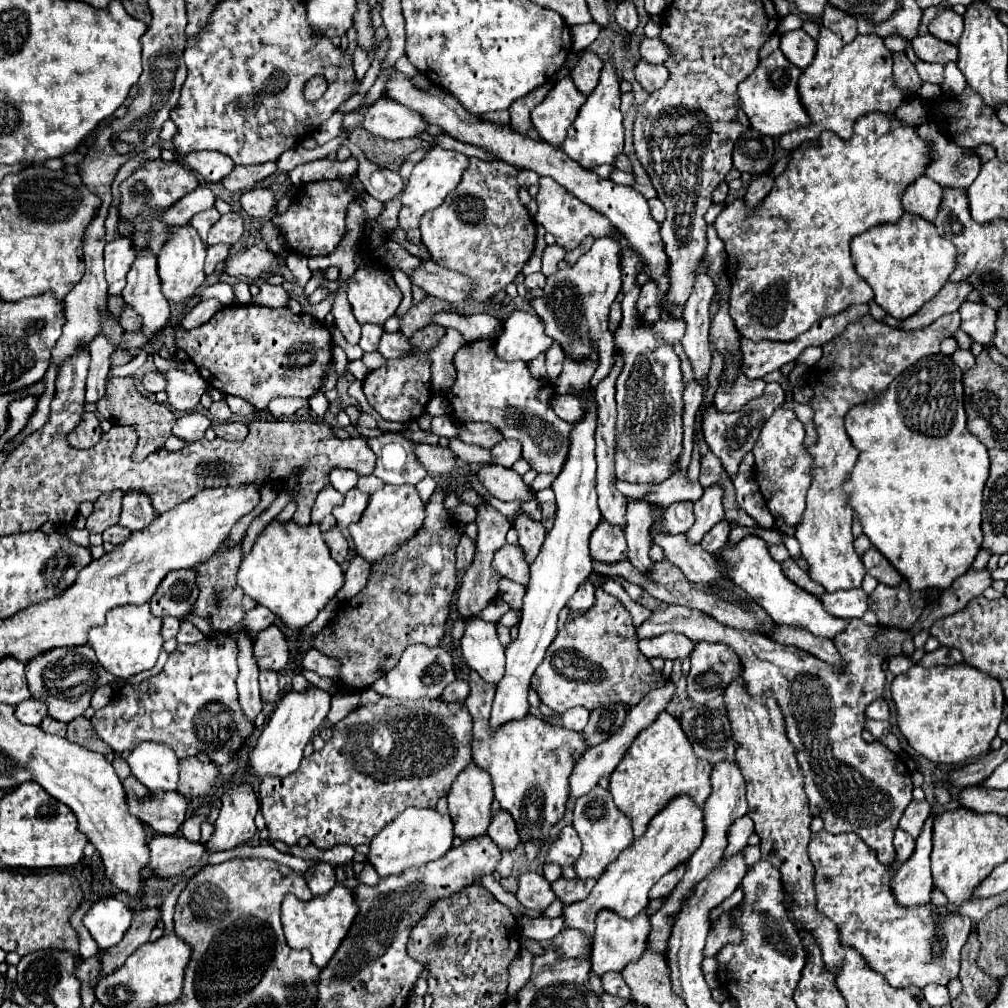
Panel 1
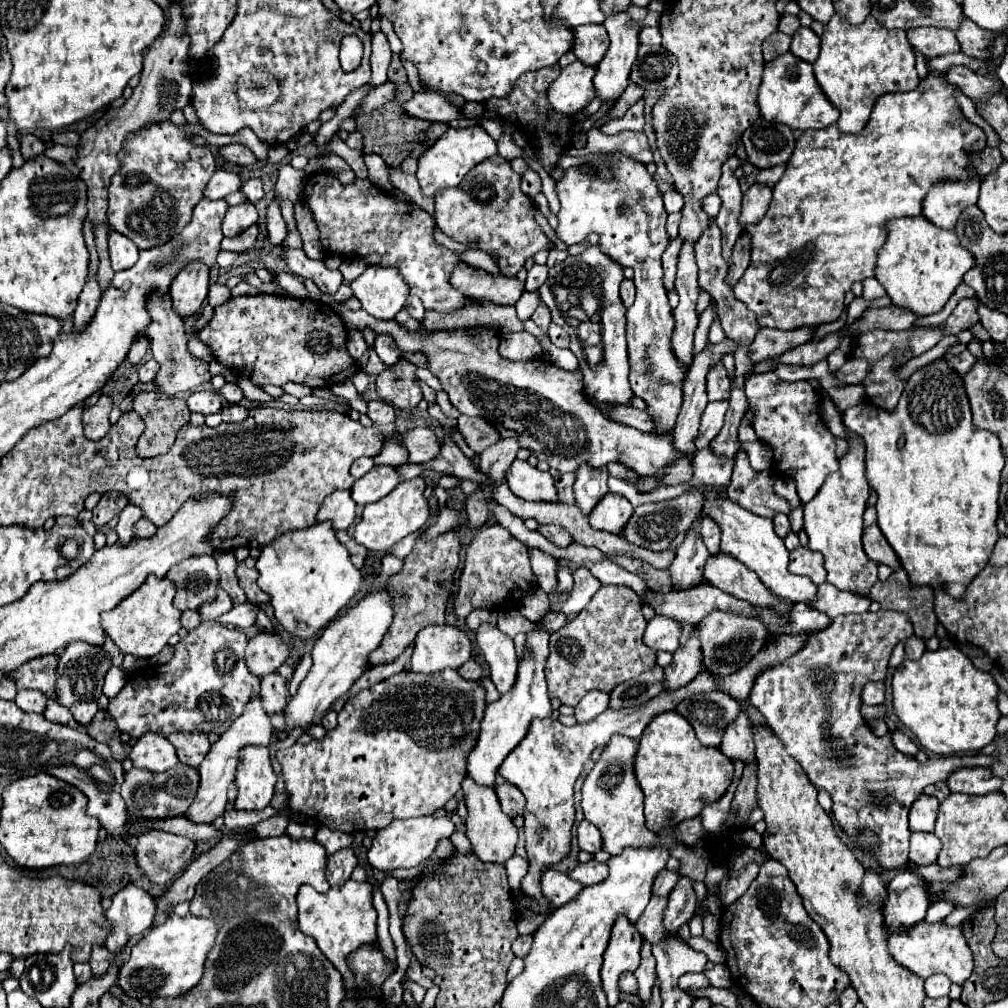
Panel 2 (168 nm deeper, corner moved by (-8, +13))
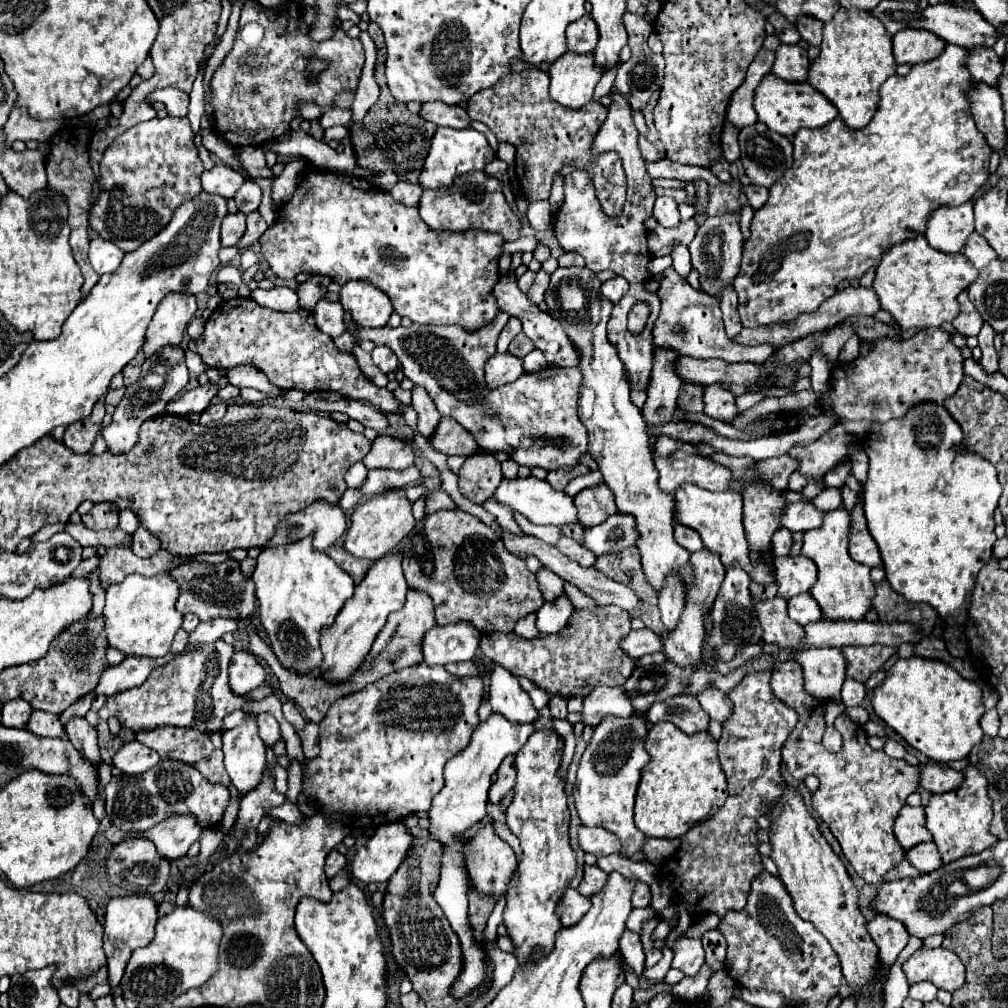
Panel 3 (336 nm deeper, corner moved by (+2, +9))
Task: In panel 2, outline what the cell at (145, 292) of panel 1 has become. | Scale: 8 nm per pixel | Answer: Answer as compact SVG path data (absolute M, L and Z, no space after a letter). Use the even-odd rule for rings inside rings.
M149 293L147 297L147 313L151 315L151 323L147 327L147 337L149 345L153 351L153 359L161 365L155 383L159 385L159 391L167 395L183 393L183 391L195 391L211 381L209 365L197 357L193 357L187 349L187 337L185 337L185 327L181 315L173 309L171 295L169 293Z

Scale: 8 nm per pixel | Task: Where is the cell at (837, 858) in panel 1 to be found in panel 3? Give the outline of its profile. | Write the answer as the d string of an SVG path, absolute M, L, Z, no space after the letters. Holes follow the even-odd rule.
M943 947L915 951L903 965L909 985L919 981L931 981L937 989L945 989L949 993L957 991L965 983L965 965L961 959Z

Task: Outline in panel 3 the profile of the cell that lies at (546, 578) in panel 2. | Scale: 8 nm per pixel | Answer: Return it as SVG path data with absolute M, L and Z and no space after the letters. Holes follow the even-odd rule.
M543 567L539 573L537 573L537 581L539 581L539 587L541 587L541 593L545 597L545 601L555 601L557 597L563 595L563 585L565 581L555 575L551 569Z

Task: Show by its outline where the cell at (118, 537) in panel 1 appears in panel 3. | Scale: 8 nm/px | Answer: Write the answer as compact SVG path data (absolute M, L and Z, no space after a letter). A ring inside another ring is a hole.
M139 529L135 535L133 535L133 553L137 557L153 557L157 551L161 549L159 545L159 539L157 537L151 537L151 533L147 533L147 529Z

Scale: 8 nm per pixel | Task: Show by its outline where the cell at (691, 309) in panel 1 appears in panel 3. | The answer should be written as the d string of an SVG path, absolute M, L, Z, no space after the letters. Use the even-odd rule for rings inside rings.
M707 385L705 387L705 415L717 421L733 423L733 419L739 415L739 409L735 405L735 395L721 385Z

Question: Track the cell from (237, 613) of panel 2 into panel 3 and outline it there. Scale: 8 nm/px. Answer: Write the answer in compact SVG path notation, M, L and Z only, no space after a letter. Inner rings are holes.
M215 619L215 621L205 621L199 623L197 629L193 633L189 633L189 643L213 643L217 641L223 633L235 631L237 629L237 621L227 621L227 619Z

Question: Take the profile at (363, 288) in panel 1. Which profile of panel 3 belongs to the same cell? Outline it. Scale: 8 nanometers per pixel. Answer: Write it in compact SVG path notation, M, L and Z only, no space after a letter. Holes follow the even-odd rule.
M351 281L341 287L339 303L361 327L385 327L393 313L391 299L369 281Z

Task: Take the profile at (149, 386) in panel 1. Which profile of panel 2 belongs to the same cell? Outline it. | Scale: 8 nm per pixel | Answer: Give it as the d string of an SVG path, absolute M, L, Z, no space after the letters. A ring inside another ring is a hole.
M153 359L145 361L145 363L139 367L139 381L143 381L143 383L153 381L153 377L157 375L157 369L159 369L157 361L153 361Z

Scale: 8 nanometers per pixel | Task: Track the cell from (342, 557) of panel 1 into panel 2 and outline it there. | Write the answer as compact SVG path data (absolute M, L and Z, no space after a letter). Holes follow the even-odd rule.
M349 539L349 541L345 543L345 547L349 549L349 555L351 555L351 561L353 561L353 565L361 569L361 567L365 565L365 557L367 557L367 549L365 549L363 545L359 545L357 541L353 541L353 539Z

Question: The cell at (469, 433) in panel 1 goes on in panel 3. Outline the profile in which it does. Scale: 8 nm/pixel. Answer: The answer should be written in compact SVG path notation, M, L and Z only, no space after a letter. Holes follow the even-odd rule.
M441 417L435 433L429 437L429 443L435 451L445 455L469 457L479 449L475 441L471 441L471 433L463 433L463 429L459 429L459 423L451 421L451 417Z

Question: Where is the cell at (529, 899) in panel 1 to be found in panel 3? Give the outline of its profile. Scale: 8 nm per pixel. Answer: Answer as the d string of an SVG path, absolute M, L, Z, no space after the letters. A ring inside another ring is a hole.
M569 887L567 895L563 895L563 905L559 905L559 915L563 927L571 927L581 921L581 917L591 909L591 901L583 897L577 889Z

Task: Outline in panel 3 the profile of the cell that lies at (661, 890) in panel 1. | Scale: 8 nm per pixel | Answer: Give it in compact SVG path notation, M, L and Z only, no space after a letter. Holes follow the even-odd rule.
M637 883L635 889L633 889L631 903L633 903L633 907L649 907L649 903L651 903L649 885L645 885L645 883Z

